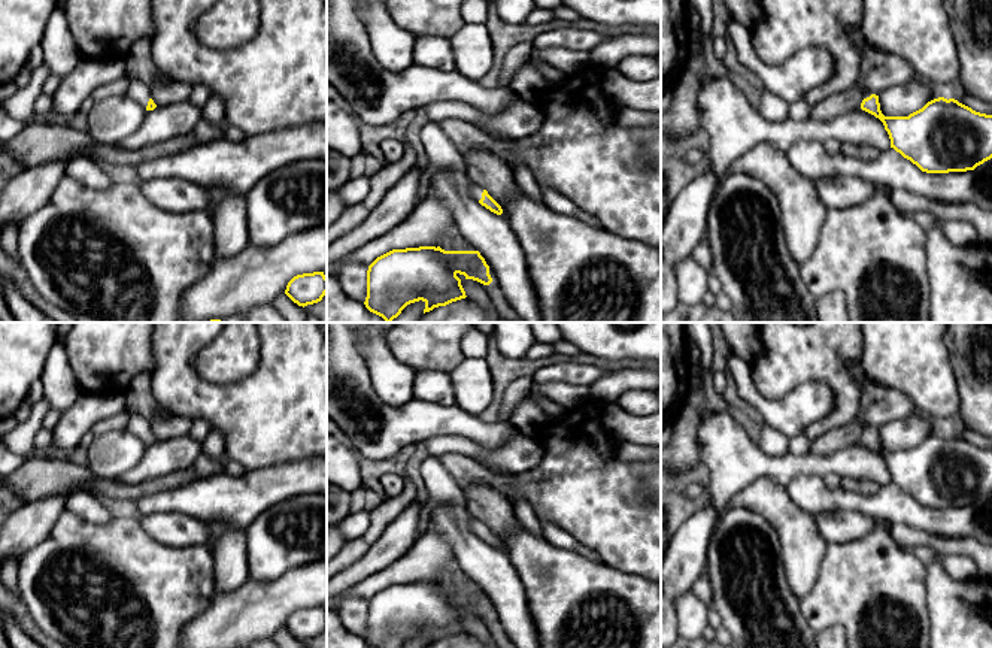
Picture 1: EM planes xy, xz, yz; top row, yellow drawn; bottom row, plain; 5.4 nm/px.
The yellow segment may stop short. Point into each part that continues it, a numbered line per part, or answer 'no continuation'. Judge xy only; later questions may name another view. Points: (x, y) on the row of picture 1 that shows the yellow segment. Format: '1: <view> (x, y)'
1: xy (139, 90)

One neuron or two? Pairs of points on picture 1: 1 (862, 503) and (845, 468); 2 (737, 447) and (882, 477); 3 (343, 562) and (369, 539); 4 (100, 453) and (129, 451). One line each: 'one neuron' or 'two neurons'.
1: two neurons
2: one neuron
3: one neuron
4: one neuron

